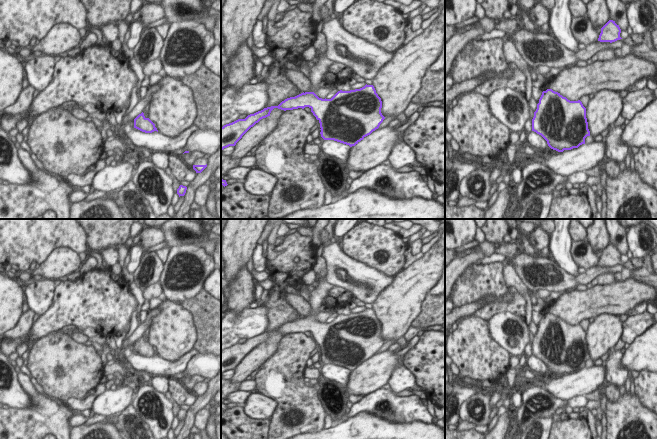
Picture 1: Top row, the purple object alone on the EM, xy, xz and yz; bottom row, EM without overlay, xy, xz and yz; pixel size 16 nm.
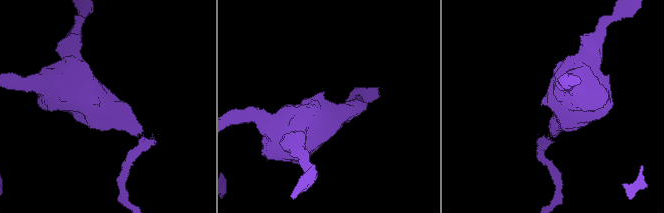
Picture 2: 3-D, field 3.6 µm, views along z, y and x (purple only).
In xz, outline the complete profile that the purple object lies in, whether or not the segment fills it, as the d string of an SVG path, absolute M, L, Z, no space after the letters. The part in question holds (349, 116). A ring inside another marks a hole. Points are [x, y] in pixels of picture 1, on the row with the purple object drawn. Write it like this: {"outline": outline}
{"outline": "M327 46L316 50L318 61L309 68L311 91L282 101L278 106L264 108L245 119L238 119L221 127L221 150L235 146L242 136L261 119L270 116L274 108L293 110L309 107L320 123L324 140L334 140L350 147L379 128L385 117L381 113L382 101L373 85L360 89L338 91L331 99L319 98L315 88L322 81L328 67L333 64L326 57Z"}

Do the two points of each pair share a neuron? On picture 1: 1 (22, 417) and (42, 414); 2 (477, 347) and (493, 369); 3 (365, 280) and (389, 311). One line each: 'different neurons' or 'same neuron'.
1: same neuron
2: same neuron
3: different neurons

